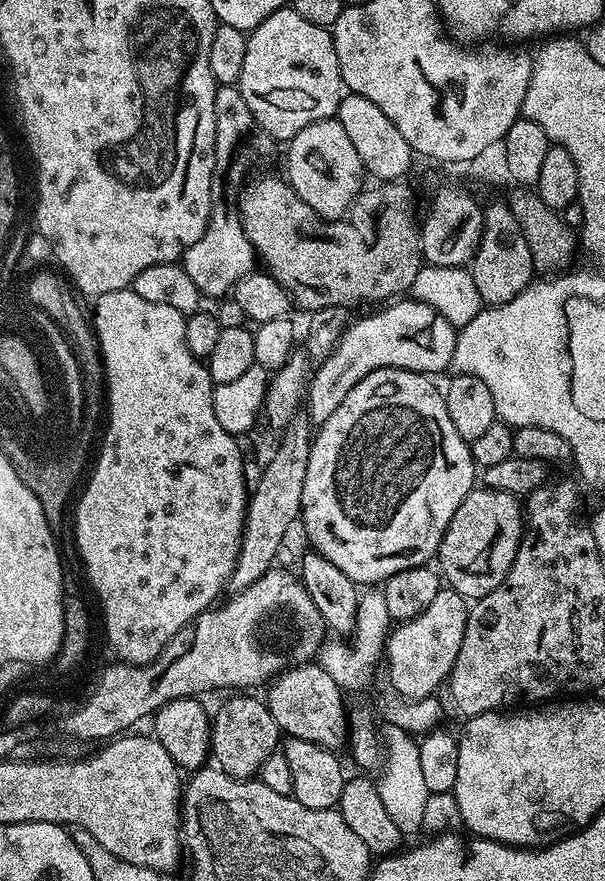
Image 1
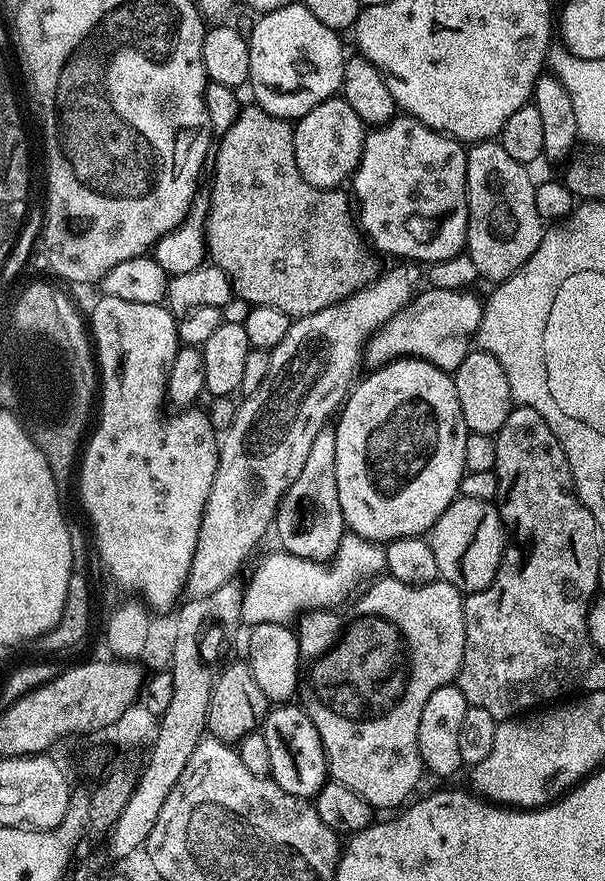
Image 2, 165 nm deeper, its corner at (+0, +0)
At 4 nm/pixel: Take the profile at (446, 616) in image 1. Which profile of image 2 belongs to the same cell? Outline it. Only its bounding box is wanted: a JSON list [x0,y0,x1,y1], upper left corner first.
[298,574,466,810]

